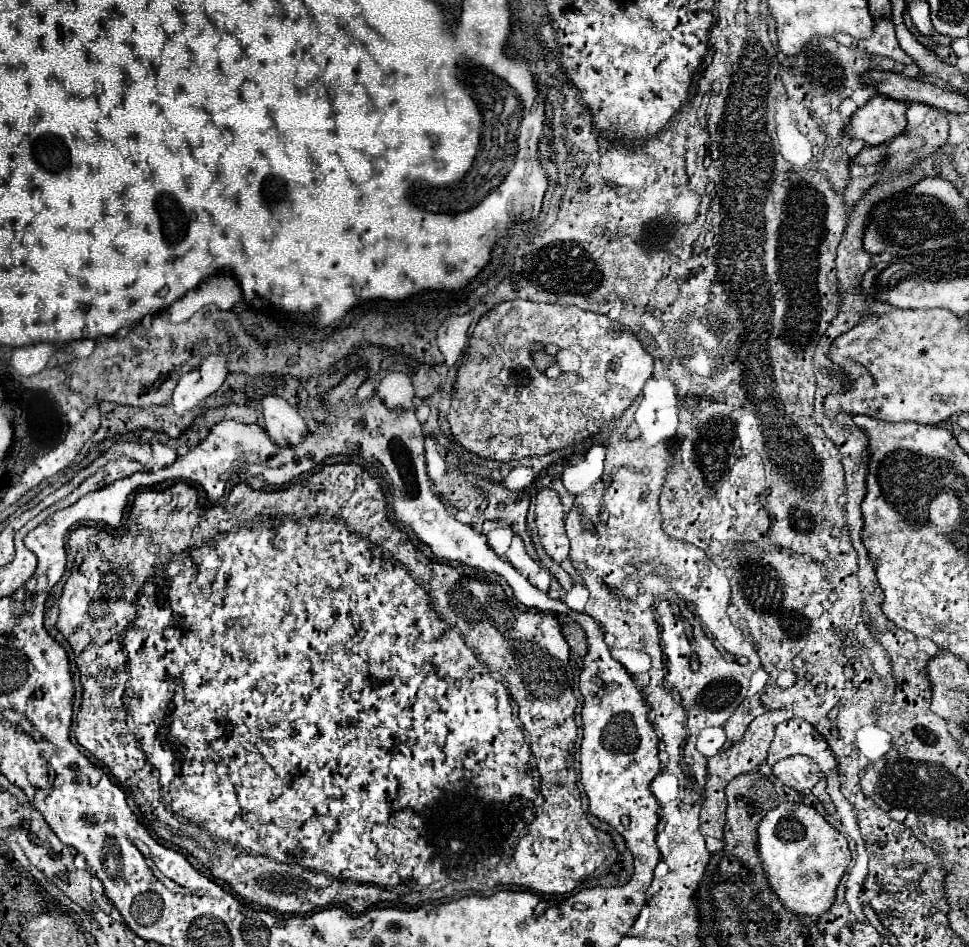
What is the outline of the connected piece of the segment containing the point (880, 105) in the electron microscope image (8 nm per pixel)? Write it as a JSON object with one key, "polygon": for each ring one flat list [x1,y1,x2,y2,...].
{"polygon":[[872,96,852,114,850,124,842,128,842,136,862,140,864,146,880,146,904,132,906,108,908,104,904,102,886,96]]}

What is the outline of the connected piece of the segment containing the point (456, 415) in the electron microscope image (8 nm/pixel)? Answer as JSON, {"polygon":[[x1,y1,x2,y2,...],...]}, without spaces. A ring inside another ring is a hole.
{"polygon":[[510,300,510,302,502,302,496,308,492,308,486,316,480,318,480,322,476,324,472,336,470,336,470,346,466,350,466,356,462,360,462,366,458,370,458,378,454,384,454,394,452,394,452,406,448,412,448,422,452,428,452,438,456,440,456,444,460,444,464,450,476,454,478,458,484,460,496,460,496,462,510,462,510,460,520,460,520,458,534,458,534,456,546,456,550,452,556,450,564,450,570,448,574,444,580,444,600,432,606,432,610,428,612,422,616,422,622,412,640,396,646,380,652,376,652,356,642,348,642,344,630,334,630,330,626,330,624,326,620,326,618,322,610,322,606,316,602,314,594,314,594,312,586,312,580,310,578,306,560,306,560,304,538,304,538,302,530,302,530,300],[534,342,542,342,542,344,556,344,558,348,566,348,572,350,576,356,580,356,580,368,578,372,572,374,560,374,556,380,546,378,546,374,538,372,538,370,530,370,530,346]]}

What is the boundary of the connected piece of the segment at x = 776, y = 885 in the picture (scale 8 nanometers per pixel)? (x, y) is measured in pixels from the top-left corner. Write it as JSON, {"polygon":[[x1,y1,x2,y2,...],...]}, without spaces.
{"polygon":[[784,802,762,816,756,826,756,852,772,894,796,916,820,918,830,910,836,888,850,864,846,838,812,806]]}

